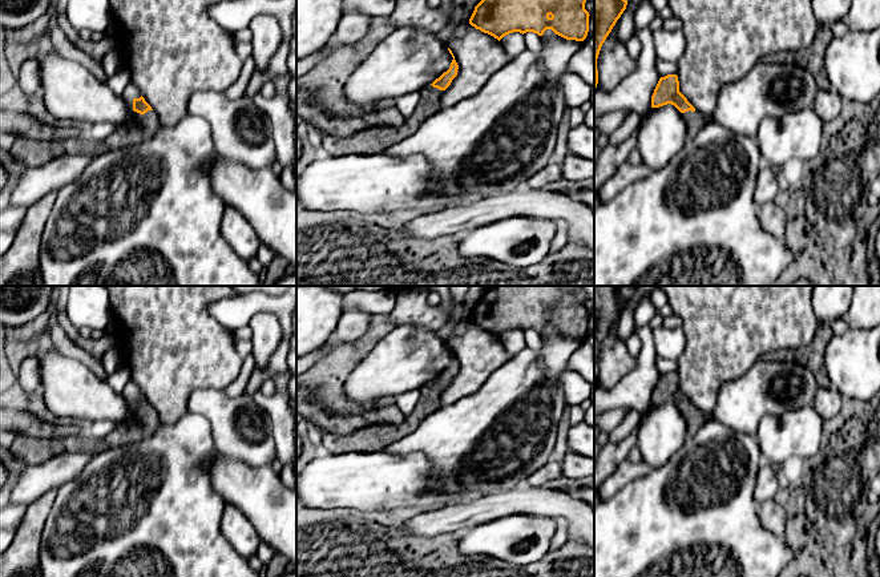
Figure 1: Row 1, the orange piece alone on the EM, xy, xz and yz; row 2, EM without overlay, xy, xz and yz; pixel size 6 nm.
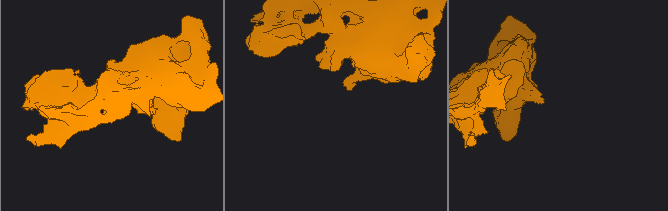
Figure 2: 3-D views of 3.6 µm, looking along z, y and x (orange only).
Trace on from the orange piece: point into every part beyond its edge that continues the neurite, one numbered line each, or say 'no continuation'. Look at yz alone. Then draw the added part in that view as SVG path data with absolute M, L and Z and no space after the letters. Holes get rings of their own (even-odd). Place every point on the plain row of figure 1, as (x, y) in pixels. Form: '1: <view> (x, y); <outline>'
1: yz (695, 418); M685 409L682 411L682 415L687 423L687 435L693 436L699 429L701 425L703 425L706 421L713 420L714 415L713 412L702 412L701 409Z

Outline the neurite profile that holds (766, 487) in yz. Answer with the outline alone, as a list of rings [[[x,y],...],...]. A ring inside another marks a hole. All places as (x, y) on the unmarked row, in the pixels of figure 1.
[[[760,455],[758,464],[759,468],[754,487],[754,499],[760,504],[768,499],[775,499],[782,487],[776,476],[778,468],[767,456]]]

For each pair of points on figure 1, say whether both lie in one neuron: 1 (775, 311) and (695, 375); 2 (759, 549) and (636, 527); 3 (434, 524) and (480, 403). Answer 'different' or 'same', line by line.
1: same
2: same
3: different

